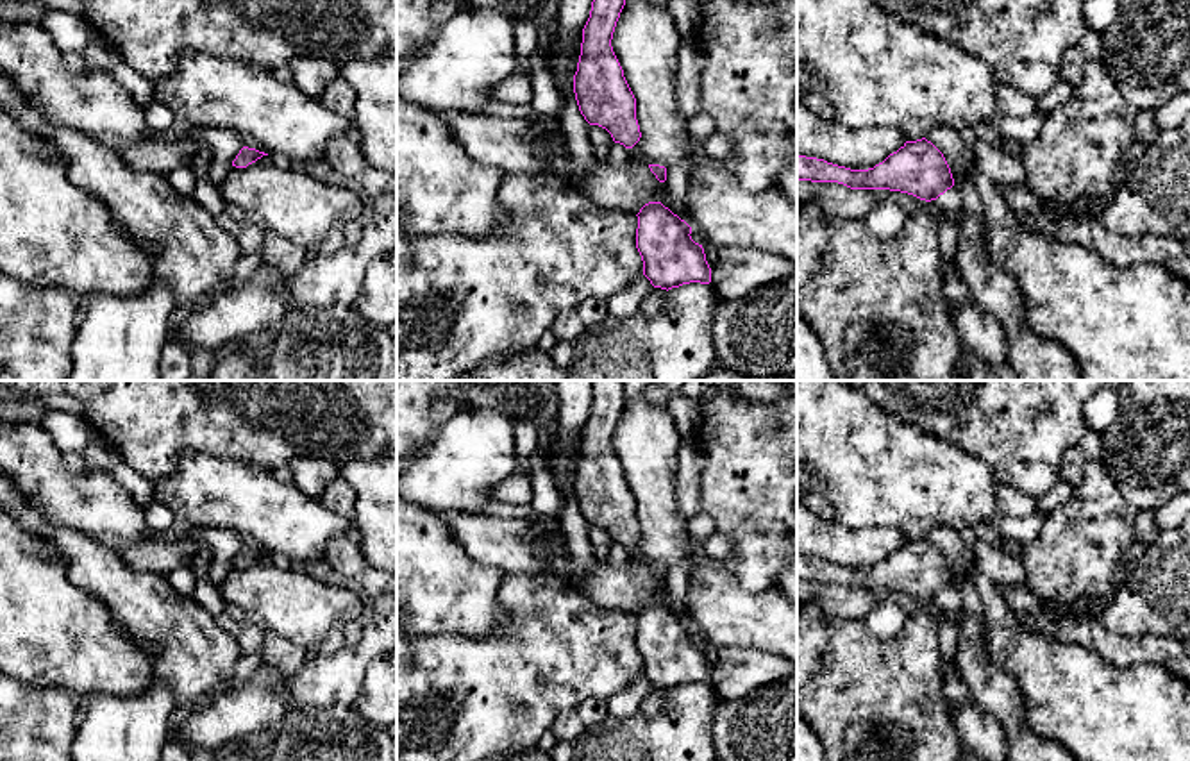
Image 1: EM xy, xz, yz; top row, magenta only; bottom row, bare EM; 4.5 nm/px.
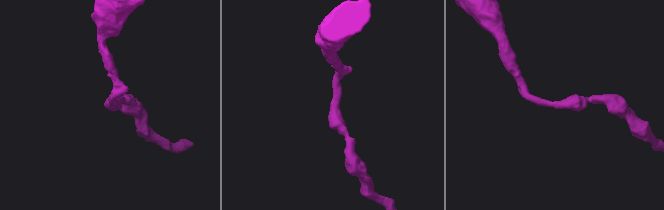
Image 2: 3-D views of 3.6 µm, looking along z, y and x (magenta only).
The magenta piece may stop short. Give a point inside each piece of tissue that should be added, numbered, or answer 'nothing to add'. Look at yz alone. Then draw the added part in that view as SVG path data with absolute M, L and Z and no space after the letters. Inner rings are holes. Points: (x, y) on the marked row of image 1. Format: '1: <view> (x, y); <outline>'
nothing to add

